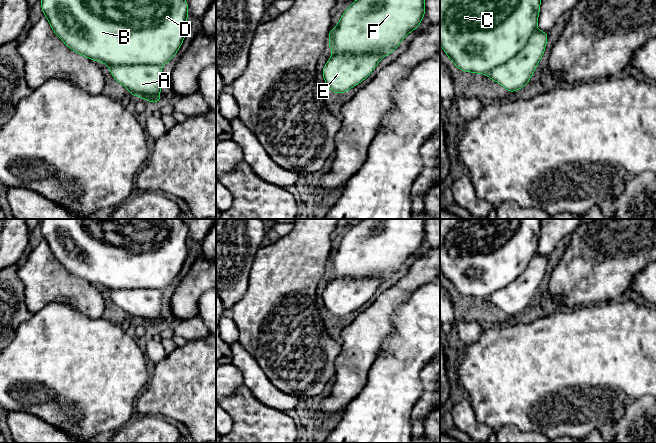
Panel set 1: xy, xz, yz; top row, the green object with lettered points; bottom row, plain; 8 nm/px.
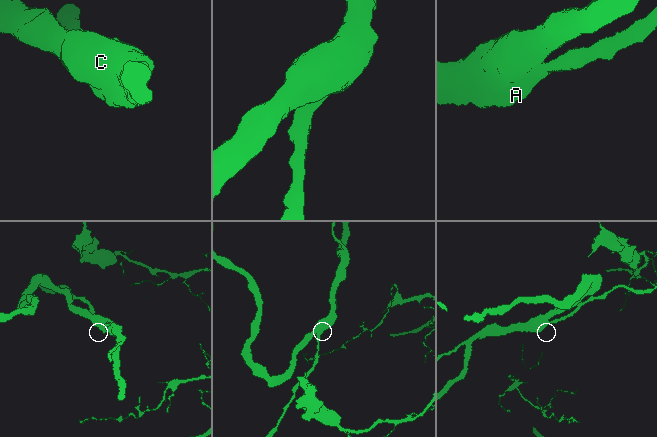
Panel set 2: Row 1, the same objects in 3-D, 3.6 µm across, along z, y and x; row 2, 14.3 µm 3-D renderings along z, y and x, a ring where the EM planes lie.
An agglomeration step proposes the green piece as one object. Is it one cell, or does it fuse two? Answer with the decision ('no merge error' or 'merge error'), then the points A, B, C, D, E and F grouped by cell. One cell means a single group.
no merge error | A B C D E F

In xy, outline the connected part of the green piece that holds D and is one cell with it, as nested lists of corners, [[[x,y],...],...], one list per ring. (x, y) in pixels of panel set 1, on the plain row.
[[[42,219],[41,233],[53,256],[68,272],[106,288],[112,301],[131,319],[150,327],[161,325],[161,291],[173,283],[188,251],[188,226],[181,219]]]

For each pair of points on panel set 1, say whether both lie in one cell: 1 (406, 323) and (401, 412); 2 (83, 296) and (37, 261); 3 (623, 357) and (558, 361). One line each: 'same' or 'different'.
1: same
2: same
3: same

